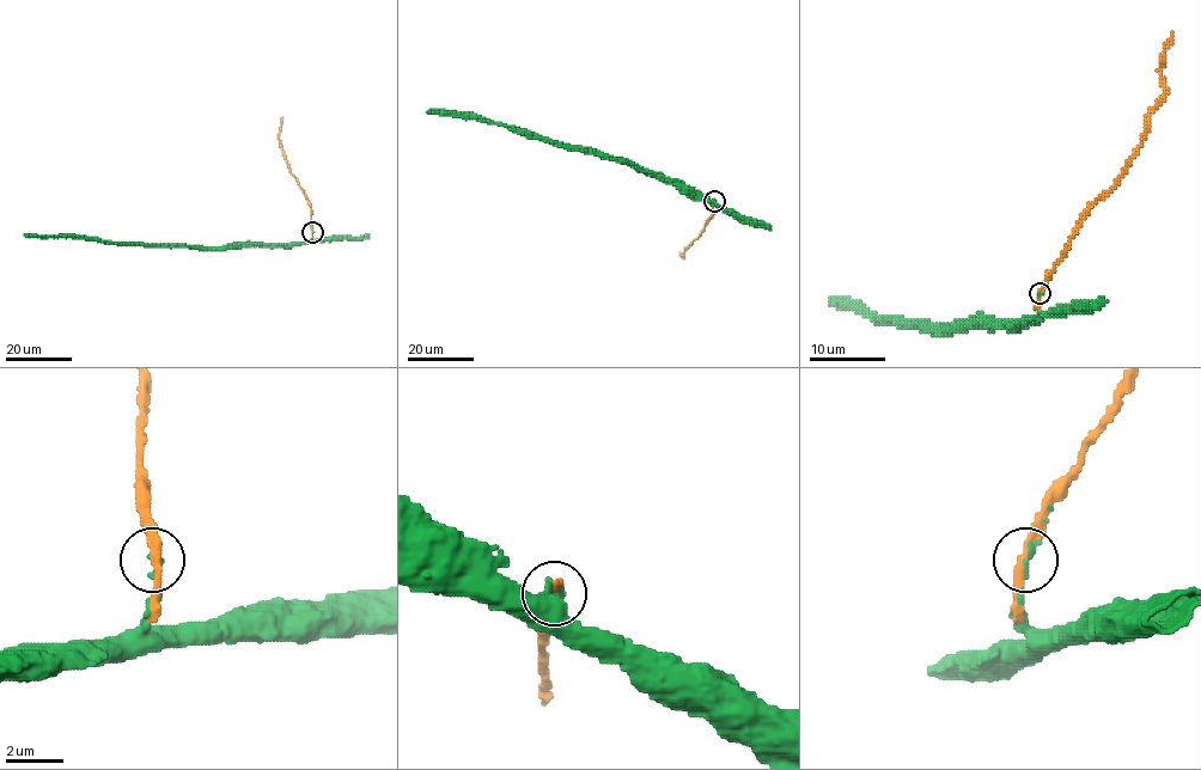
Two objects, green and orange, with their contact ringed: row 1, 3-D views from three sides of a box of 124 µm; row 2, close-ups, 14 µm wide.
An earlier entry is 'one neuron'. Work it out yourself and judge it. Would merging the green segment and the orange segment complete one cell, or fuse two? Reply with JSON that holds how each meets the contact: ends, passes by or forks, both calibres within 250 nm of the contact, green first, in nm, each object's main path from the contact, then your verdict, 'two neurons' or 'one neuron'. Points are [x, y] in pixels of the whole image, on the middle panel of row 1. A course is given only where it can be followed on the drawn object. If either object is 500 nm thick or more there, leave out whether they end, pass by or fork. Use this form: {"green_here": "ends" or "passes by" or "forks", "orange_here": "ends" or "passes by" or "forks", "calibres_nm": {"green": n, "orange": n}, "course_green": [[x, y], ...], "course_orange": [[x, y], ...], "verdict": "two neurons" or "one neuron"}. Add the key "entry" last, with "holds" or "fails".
{"green_here": "ends", "orange_here": "passes by", "calibres_nm": {"green": 260, "orange": 320}, "course_green": [[714, 201], [697, 200], [686, 189], [617, 159], [568, 150], [503, 126], [426, 111]], "course_orange": [[714, 201], [713, 213], [681, 255], [684, 260]], "verdict": "one neuron", "entry": "holds"}

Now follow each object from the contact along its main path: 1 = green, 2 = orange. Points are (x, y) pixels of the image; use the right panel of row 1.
1: (1040, 293), (1042, 312), (1037, 317), (971, 322), (956, 329), (878, 319), (836, 299)
2: (1040, 293), (1078, 222), (1133, 158), (1150, 110), (1163, 93), (1162, 54), (1172, 31)

